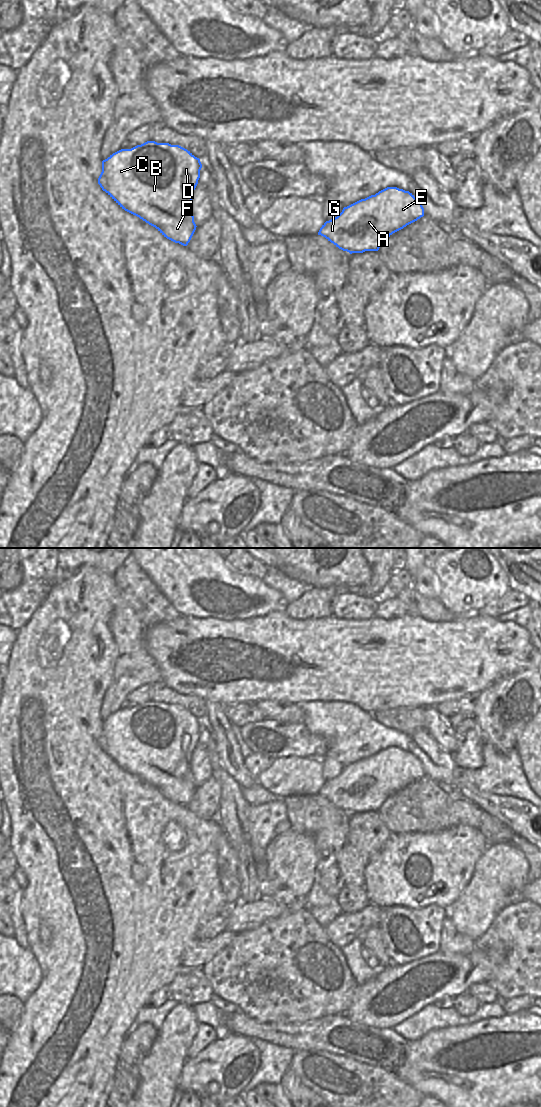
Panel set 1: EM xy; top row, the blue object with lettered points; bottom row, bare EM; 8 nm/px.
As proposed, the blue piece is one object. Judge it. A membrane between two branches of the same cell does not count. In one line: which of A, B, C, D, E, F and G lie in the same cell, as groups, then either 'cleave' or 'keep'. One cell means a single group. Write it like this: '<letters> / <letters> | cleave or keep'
A B C D E F G | keep

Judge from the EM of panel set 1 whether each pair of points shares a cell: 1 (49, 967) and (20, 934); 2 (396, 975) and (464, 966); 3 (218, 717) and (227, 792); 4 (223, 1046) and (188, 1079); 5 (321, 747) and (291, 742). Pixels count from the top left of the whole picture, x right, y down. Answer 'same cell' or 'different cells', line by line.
1: different cells
2: same cell
3: different cells
4: same cell
5: same cell

